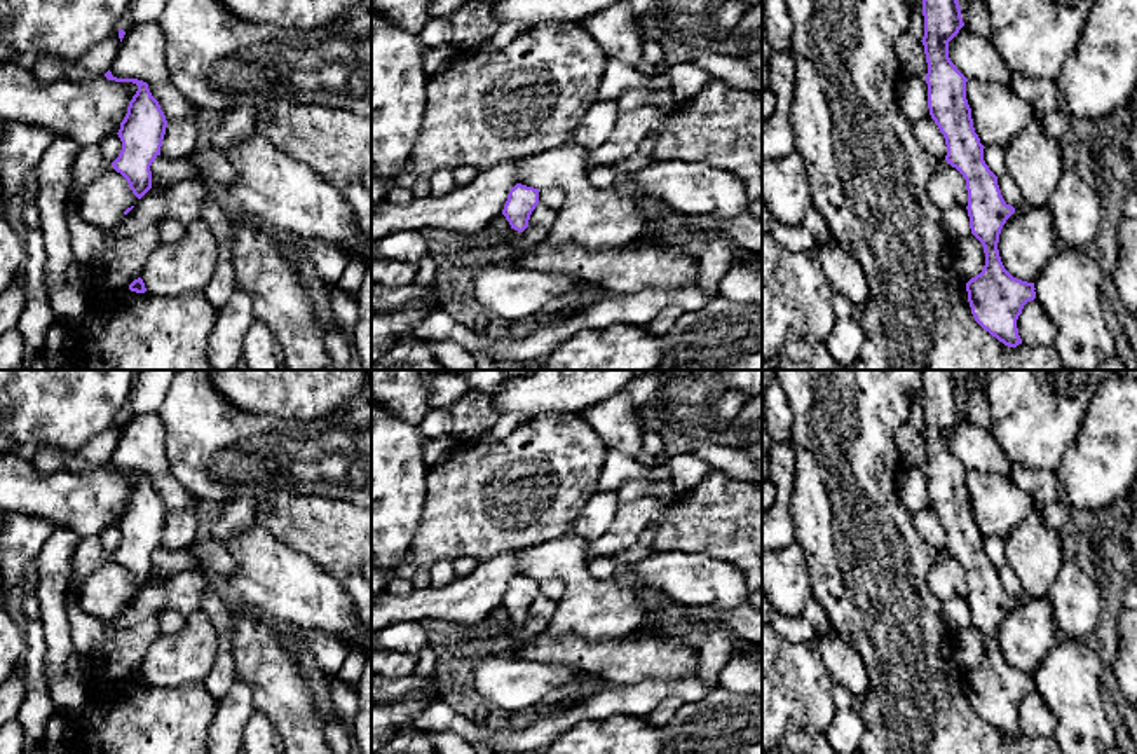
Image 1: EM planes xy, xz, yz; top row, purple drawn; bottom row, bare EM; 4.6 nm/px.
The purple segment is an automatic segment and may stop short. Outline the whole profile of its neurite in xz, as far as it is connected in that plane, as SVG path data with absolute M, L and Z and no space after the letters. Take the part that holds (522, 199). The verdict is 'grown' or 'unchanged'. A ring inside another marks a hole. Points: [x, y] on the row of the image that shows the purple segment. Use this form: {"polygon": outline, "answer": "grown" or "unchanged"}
{"polygon": "M516 183L507 194L502 215L511 229L523 232L528 227L530 215L537 204L539 188Z", "answer": "unchanged"}

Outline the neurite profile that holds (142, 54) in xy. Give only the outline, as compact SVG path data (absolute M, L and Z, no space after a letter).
M146 23L126 31L110 72L117 79L138 79L153 86L171 84L160 24Z

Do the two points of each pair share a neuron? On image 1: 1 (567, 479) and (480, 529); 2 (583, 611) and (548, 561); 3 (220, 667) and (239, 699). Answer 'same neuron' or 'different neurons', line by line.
1: same neuron
2: same neuron
3: different neurons

